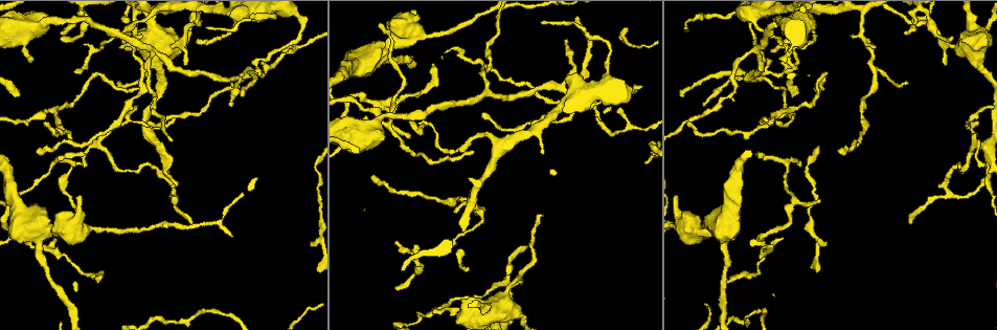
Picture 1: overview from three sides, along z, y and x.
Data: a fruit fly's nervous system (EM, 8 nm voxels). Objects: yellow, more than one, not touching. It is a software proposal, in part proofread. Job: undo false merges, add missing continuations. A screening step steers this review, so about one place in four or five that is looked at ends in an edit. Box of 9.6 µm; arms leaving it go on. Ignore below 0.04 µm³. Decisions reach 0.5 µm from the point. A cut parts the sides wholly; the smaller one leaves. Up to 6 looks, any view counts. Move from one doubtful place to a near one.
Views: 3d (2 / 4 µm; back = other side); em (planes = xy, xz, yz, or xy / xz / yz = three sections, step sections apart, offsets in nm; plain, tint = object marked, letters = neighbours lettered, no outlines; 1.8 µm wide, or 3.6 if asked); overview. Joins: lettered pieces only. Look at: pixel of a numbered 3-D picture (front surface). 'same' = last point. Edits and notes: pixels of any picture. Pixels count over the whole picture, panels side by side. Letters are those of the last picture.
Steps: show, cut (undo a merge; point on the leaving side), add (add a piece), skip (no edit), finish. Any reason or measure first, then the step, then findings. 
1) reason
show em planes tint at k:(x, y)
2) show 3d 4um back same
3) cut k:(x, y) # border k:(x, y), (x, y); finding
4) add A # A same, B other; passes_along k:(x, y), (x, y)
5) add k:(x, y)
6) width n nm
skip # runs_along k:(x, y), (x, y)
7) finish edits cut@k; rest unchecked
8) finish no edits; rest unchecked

sharp bend
show em planes letters at 1:(244, 81)

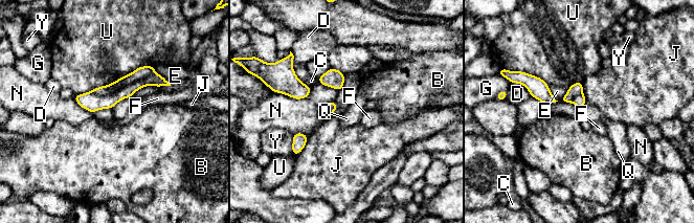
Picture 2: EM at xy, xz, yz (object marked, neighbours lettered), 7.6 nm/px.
cut 2:(141, 72) # B other, C other, D other, E other, F other, G other, J other, N other, Q other, U other, Y other; part_leaving 2:(151, 68), (110, 89), (97, 90); a second neuron is stuck on

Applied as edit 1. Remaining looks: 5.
an open end
show em 3.6um xz step 16 letters at 1:(460, 300)

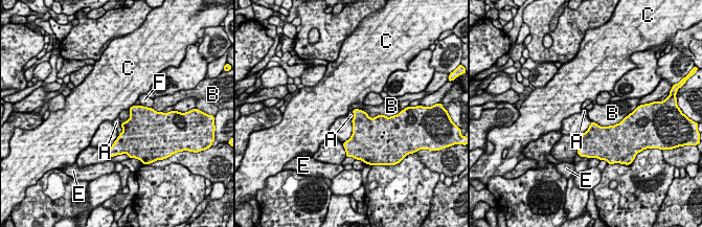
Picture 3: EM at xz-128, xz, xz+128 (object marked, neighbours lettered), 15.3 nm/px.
show em 3.6um planes letters same

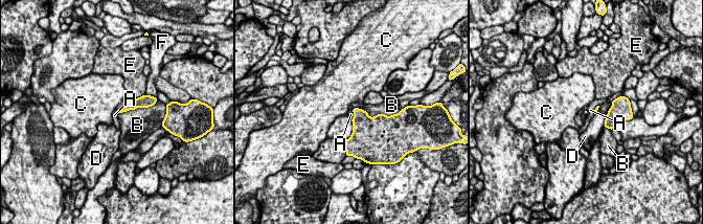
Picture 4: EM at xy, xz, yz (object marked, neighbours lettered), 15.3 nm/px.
skip # A other, B other, C other, D other, E other, F other; border 4:(144, 93), (127, 103); none of them fits

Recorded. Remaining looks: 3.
finish edits cut@2; rest unchecked

